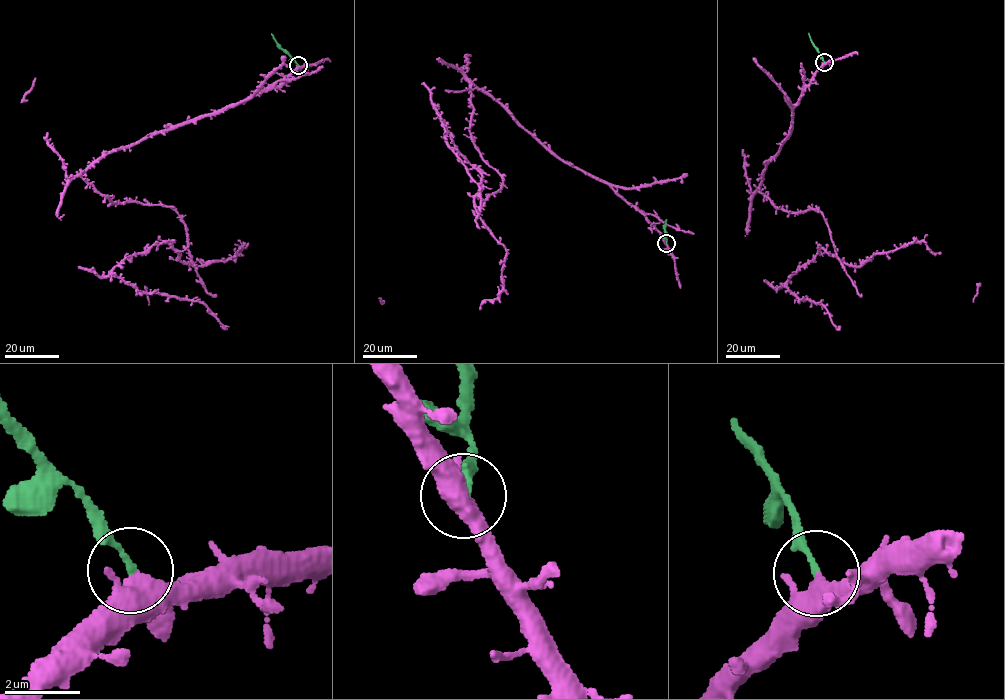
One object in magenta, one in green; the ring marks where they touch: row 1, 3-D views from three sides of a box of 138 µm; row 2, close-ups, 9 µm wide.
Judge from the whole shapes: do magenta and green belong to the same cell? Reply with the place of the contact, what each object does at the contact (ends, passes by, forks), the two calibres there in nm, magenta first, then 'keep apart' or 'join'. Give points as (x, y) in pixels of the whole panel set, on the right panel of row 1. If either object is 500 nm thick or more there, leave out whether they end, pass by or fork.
(824, 62) | magenta passes by | green ends | 440/150 nm | keep apart

